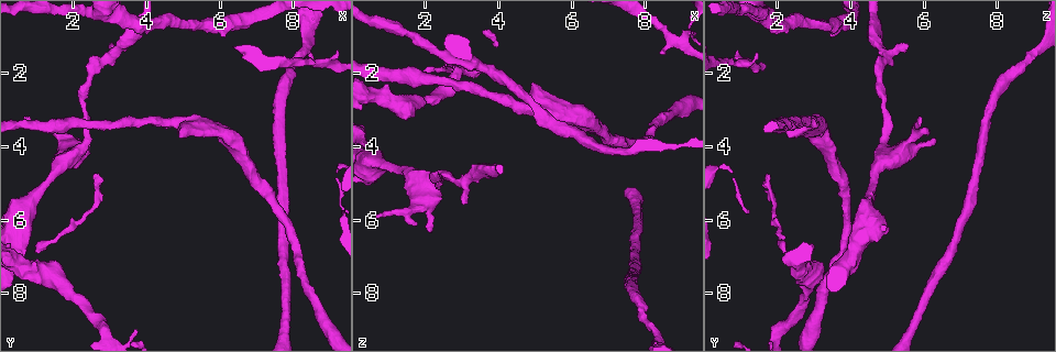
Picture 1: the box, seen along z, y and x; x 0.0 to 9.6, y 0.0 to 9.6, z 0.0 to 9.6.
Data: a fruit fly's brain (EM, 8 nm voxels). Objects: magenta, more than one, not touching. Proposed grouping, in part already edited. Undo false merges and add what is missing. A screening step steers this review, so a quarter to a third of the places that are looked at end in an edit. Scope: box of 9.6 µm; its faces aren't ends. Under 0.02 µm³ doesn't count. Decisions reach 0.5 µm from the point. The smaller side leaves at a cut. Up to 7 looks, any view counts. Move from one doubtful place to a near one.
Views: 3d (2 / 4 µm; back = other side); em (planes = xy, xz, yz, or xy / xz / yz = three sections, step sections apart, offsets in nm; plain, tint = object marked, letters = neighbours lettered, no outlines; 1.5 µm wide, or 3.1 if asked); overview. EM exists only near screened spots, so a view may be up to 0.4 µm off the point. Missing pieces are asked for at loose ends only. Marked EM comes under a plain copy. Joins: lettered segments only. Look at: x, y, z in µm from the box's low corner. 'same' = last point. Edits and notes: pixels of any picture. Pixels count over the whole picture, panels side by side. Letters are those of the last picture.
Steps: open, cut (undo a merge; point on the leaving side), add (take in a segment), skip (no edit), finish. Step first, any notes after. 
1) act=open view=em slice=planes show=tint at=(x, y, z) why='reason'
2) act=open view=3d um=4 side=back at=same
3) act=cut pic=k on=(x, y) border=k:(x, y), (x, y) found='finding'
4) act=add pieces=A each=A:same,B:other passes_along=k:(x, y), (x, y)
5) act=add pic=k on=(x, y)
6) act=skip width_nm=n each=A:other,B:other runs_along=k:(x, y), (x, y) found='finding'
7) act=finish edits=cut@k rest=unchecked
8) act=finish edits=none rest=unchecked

act=open view=3d um=2 side=back at=(8.45, 1.50, 1.50) why='branch stops here'

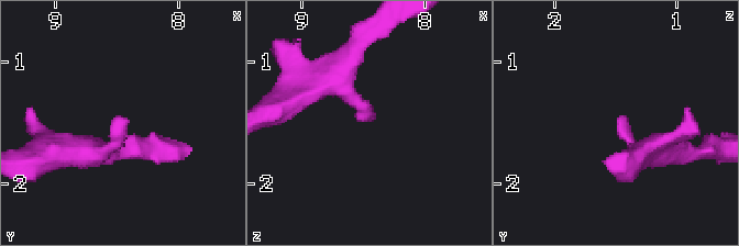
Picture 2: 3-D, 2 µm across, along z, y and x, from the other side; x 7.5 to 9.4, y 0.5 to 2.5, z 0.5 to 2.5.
act=open view=em slice=xz step=8 show=letters at=(8.52, 1.46, 1.46)

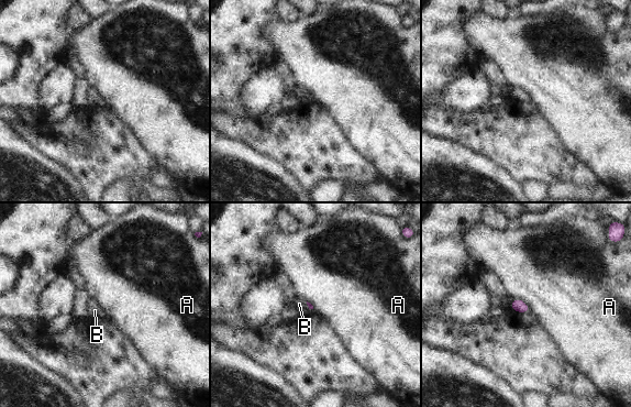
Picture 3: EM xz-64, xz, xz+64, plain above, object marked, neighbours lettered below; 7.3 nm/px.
act=open view=em slice=planes show=letters at=same

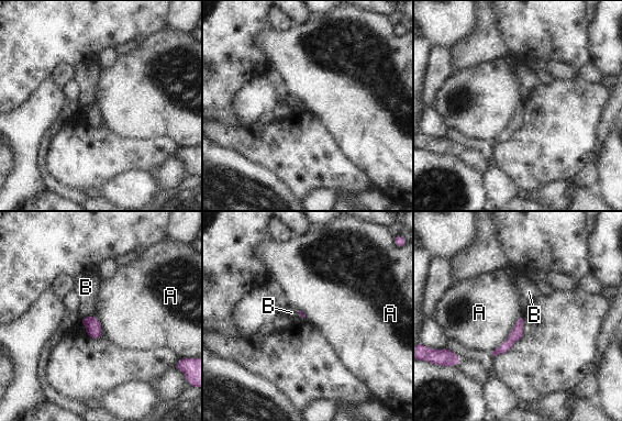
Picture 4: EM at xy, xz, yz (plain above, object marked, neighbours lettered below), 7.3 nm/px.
act=skip each=A:other,B:other runs_along=4:(520, 321), (517, 333), (498, 351) found='none of them fits'

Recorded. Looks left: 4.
act=open view=3d um=2 side=back at=(2.55, 4.85, 1.85) why='end of a long branch'

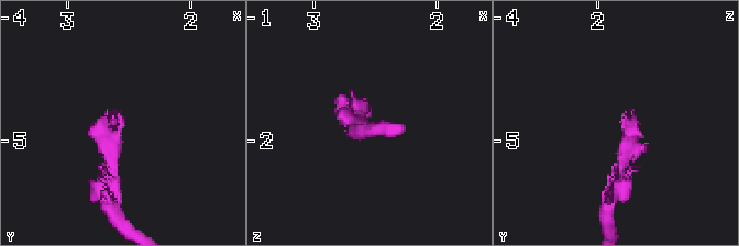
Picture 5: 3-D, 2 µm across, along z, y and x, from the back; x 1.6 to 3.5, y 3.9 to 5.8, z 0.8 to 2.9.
act=open view=em slice=planes show=tint at=(2.56, 4.78, 1.78)

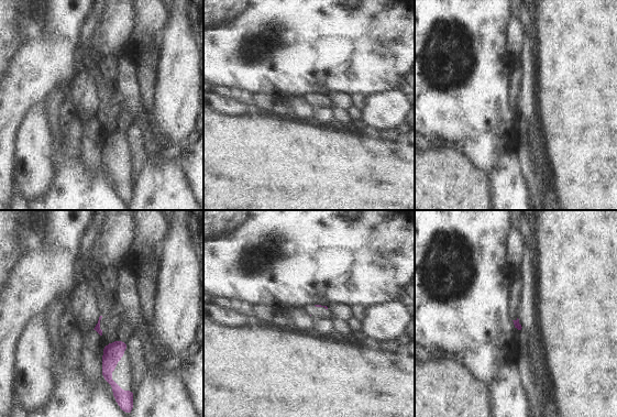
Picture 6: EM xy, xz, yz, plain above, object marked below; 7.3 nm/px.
act=open view=em slice=planes show=letters at=same why='what lies round it'

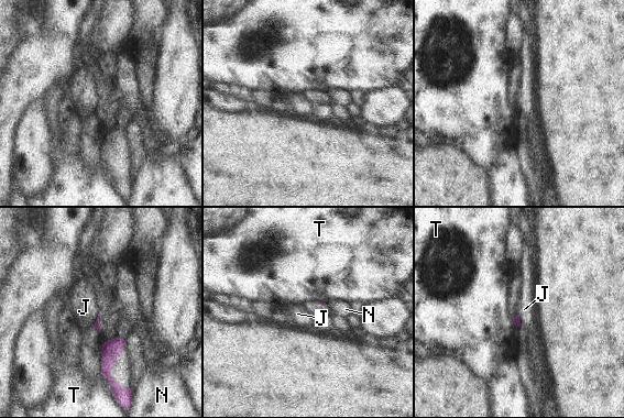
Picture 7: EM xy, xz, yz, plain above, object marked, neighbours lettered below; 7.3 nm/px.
act=skip each=J:other,N:other,T:other found='no lettered segment goes on from it'

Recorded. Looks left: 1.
act=open view=em slice=planes show=letters at=(3.05, 1.25, 5.65) why='free end'

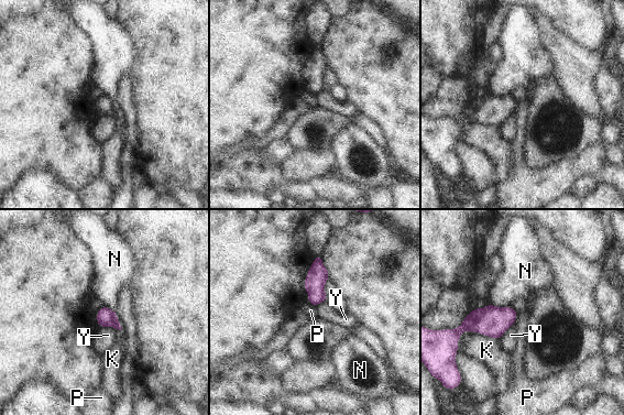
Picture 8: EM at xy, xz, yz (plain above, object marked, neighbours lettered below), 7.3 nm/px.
act=skip width_nm=130 each=K:other,N:other,P:other,Y:other found='no lettered segment goes on from it'

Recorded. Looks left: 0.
act=finish edits=none rest=unchecked

